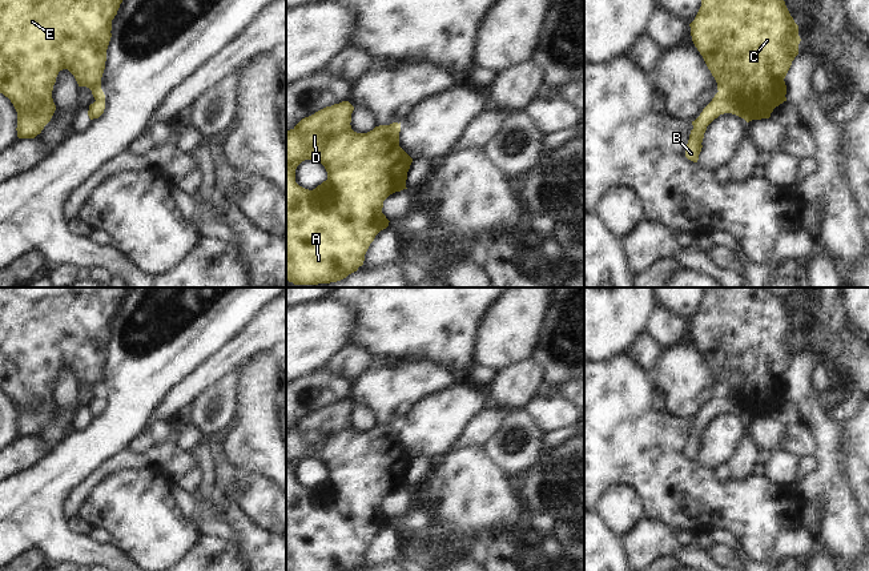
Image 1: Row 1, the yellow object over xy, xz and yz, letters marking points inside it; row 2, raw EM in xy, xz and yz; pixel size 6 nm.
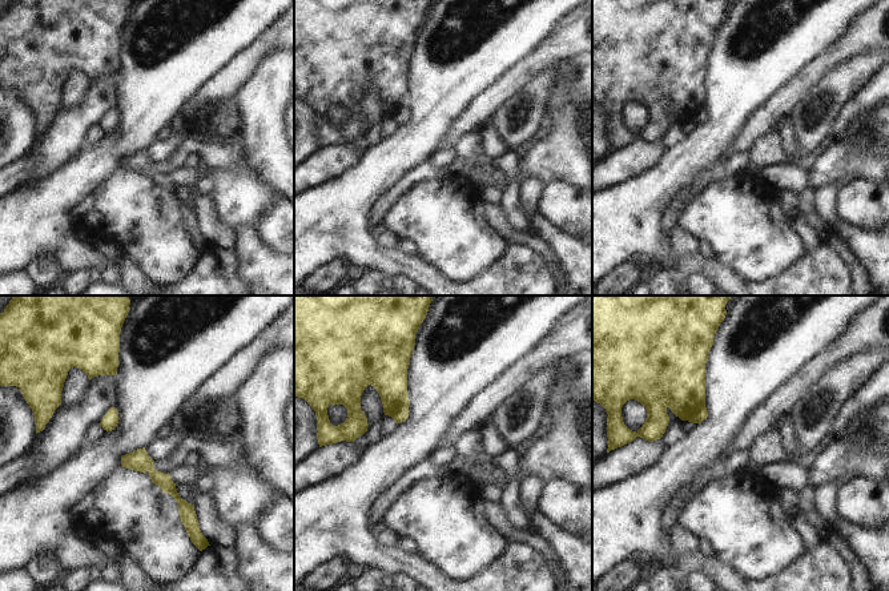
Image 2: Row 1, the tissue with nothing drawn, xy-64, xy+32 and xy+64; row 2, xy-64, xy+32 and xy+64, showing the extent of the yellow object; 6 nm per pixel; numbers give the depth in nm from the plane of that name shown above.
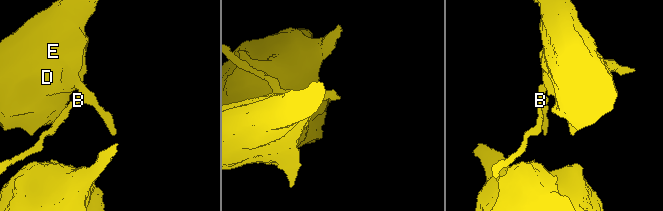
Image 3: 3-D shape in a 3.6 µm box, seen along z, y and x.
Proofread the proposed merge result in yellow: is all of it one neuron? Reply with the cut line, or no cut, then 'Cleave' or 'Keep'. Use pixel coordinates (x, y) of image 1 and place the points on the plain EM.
No split. Keep.

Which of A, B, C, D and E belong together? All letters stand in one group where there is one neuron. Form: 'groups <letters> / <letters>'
groups A B C D E

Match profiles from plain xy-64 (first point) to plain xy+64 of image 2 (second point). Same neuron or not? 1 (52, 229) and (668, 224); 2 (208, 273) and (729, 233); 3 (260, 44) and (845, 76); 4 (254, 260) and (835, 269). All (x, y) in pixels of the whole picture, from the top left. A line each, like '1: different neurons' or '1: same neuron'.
1: different neurons
2: different neurons
3: different neurons
4: different neurons

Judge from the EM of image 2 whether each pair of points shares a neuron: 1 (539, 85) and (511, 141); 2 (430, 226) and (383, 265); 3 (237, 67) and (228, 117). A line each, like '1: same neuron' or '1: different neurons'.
1: same neuron
2: different neurons
3: different neurons

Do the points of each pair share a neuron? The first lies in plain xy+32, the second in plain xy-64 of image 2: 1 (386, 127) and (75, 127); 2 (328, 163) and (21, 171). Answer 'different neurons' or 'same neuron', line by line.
1: different neurons
2: same neuron

